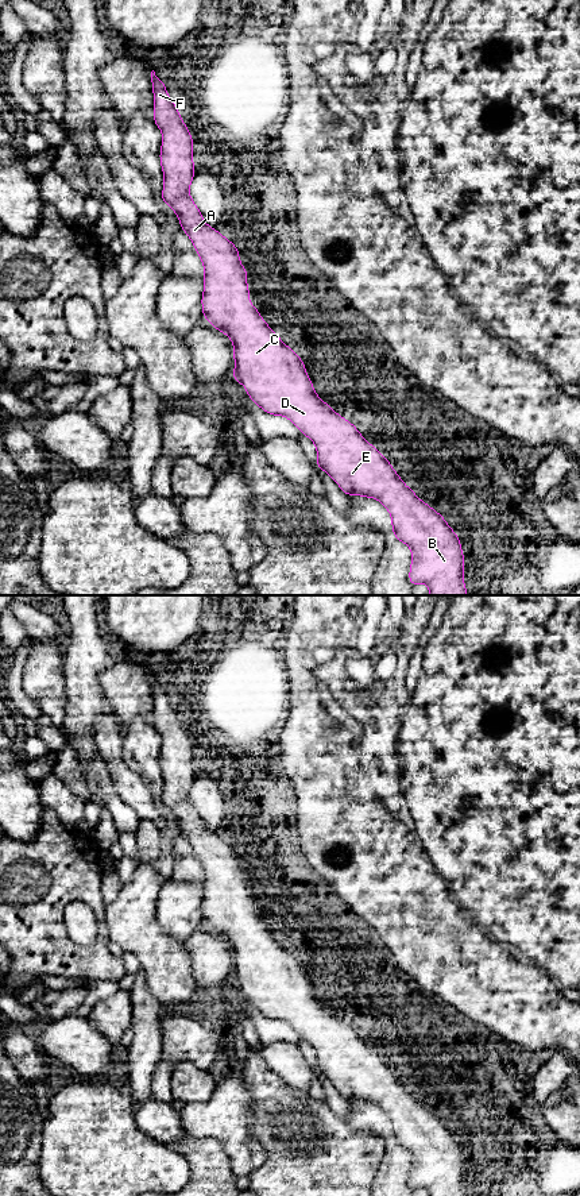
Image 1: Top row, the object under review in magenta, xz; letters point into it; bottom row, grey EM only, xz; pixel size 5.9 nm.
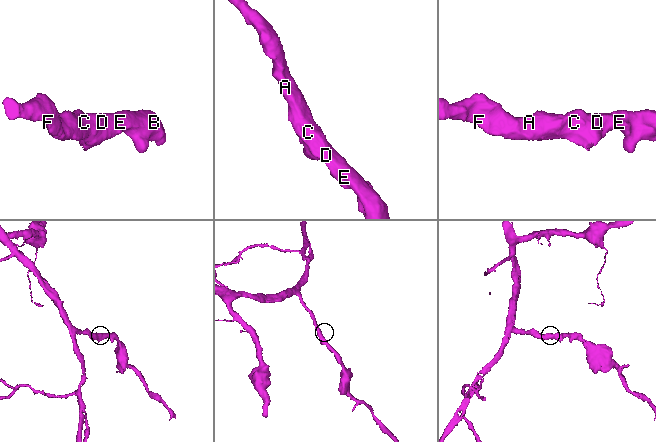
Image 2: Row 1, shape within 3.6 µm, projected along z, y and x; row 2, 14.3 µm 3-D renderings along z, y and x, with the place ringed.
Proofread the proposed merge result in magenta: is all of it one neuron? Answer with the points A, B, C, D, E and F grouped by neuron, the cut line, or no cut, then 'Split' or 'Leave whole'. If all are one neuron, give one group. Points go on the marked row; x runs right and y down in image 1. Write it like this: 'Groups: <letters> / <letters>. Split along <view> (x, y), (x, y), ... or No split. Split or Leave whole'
Groups: A B C D E F. No split. Leave whole

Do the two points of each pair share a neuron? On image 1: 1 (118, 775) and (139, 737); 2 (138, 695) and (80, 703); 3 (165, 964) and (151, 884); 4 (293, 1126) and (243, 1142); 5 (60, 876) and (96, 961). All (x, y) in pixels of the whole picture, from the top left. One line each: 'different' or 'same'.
1: different
2: different
3: same
4: different
5: same

